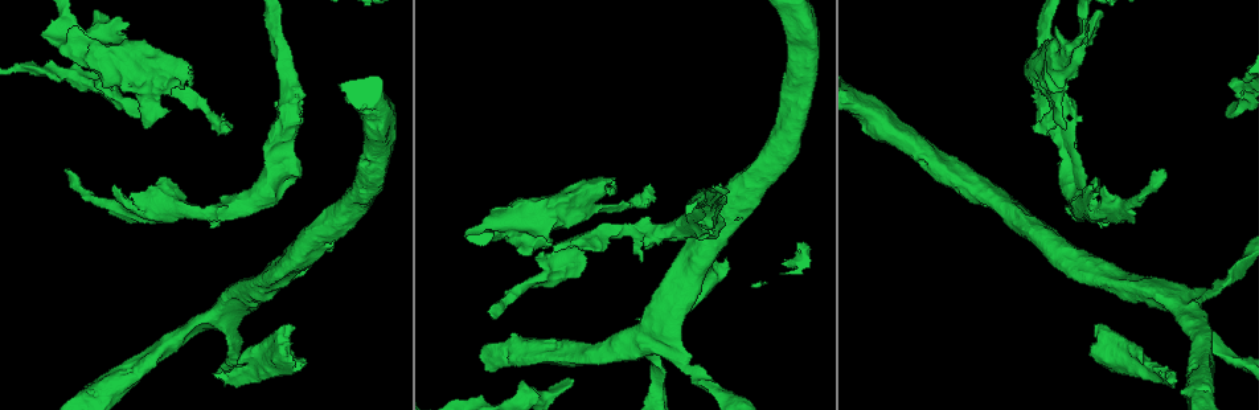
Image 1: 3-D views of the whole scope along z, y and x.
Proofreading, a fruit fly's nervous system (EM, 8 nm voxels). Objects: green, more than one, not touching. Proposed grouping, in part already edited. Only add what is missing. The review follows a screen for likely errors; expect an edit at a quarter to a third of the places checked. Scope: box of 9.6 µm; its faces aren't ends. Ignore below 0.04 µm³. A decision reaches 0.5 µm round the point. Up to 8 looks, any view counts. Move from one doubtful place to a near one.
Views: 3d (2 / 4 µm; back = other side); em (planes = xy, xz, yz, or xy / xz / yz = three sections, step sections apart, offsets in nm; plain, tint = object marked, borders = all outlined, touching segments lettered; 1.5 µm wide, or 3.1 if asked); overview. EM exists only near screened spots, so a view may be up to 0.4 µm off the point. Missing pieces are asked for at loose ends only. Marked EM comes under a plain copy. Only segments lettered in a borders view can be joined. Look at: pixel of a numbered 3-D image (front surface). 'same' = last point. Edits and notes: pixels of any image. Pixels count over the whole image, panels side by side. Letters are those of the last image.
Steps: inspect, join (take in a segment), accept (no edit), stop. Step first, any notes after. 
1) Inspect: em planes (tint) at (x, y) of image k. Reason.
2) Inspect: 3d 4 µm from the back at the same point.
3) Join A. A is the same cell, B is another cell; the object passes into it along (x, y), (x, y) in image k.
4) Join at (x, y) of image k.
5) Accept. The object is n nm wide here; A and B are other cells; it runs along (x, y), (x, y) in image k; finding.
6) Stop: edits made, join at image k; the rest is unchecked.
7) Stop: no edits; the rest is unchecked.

Inspect: 3d 2 µm at (73, 27) of image 1. Stops while still wide.

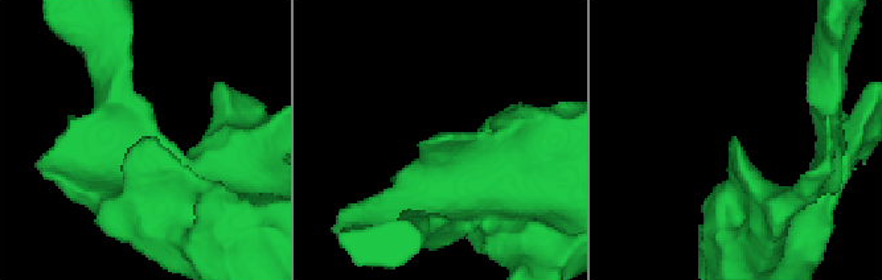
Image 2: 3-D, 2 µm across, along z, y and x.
Inspect: em planes (borders) at (732, 138) of image 2. Need the tissue.

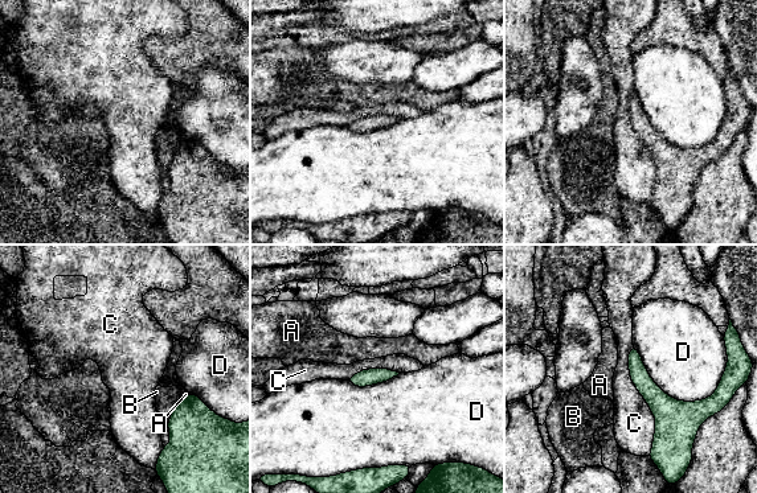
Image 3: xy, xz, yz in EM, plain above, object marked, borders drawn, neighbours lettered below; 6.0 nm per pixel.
Accept. A, B, C and D are other cells; a border runs along (631, 345), (629, 376), (655, 435) in image 3; no lettered segment goes on from it.

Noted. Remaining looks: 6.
Inspect: 3d 4 µm at (567, 378) of image 1. Free end.

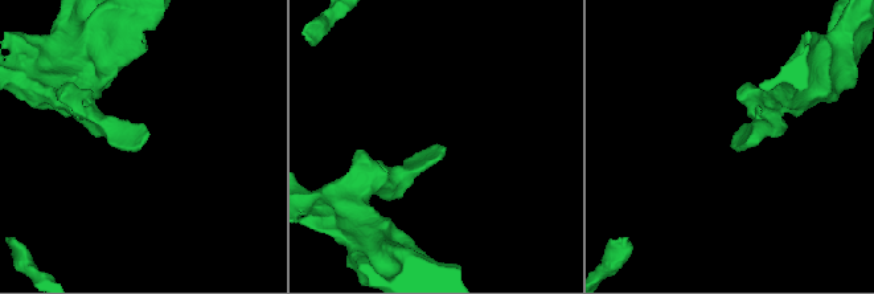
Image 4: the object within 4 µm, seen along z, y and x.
Inspect: em xz step 8 (tint) at (731, 143) of image 4.

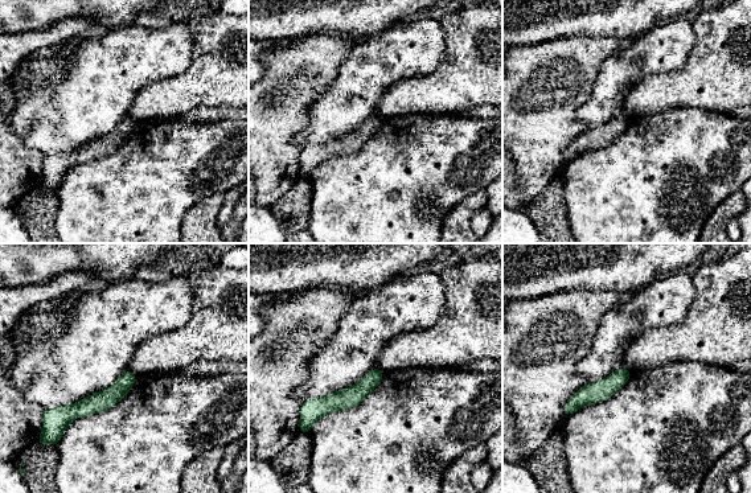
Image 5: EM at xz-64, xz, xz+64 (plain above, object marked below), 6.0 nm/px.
Inspect: em planes (borders) at the same point.

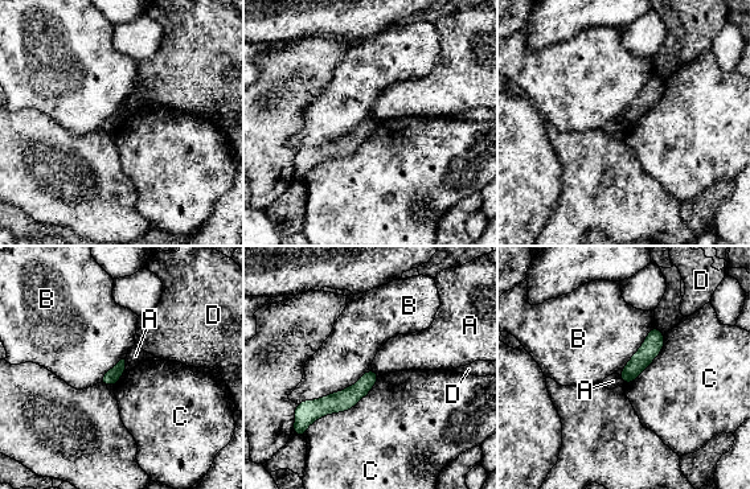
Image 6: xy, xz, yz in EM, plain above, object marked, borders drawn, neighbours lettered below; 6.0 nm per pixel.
Accept. A, B, C and D are other cells; no lettered segment goes on from it.

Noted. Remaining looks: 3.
Inspect: 3d 4 µm from the back at (169, 178) of image 1. An open end.

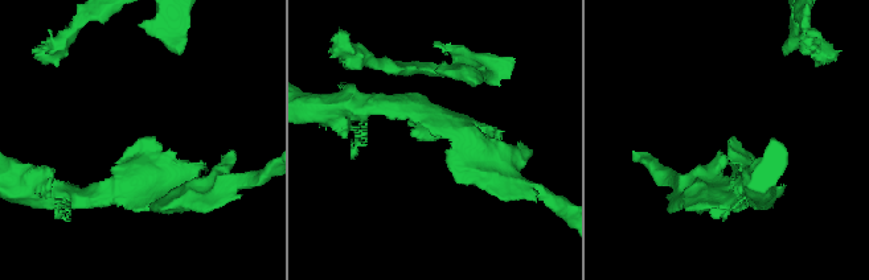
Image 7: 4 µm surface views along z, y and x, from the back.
Inspect: em xz step 8 (tint) at (135, 144) of image 7. Shape alone is not enough.

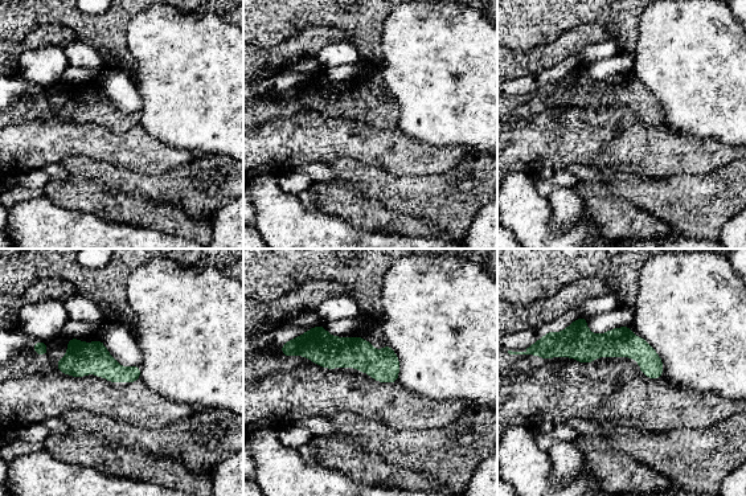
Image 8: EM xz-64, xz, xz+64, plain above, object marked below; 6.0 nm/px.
Inspect: em planes (borders) at the same point. Cut it another way.

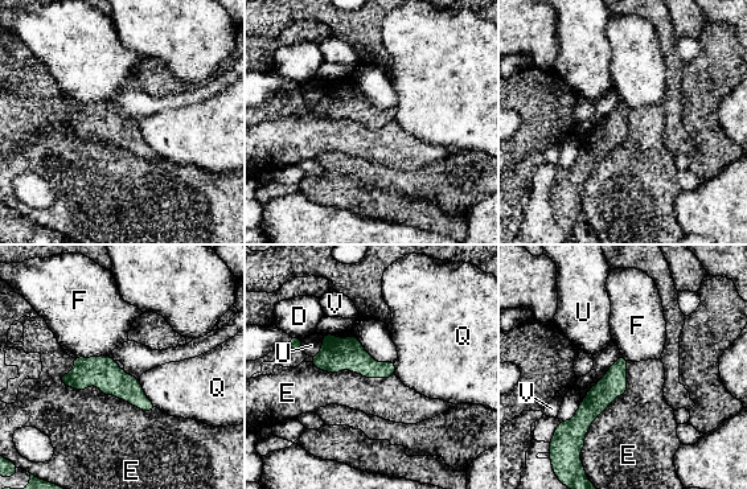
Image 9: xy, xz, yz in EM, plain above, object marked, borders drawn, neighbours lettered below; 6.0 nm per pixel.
Accept. The object is 160 nm wide here; D, E, F, Q, U and V are other cells; a border runs along (58, 378), (156, 407) in image 9; none of them fits.

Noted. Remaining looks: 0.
Stop: no edits; the rest is unchecked.

